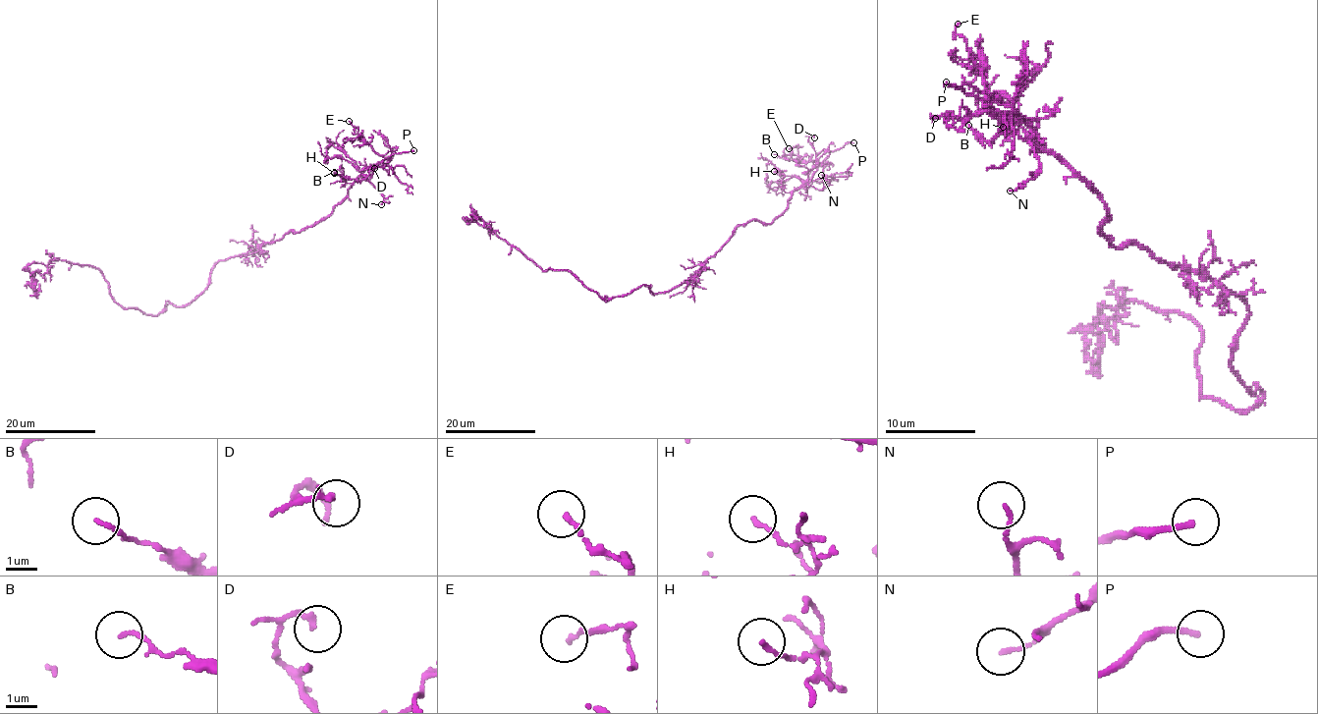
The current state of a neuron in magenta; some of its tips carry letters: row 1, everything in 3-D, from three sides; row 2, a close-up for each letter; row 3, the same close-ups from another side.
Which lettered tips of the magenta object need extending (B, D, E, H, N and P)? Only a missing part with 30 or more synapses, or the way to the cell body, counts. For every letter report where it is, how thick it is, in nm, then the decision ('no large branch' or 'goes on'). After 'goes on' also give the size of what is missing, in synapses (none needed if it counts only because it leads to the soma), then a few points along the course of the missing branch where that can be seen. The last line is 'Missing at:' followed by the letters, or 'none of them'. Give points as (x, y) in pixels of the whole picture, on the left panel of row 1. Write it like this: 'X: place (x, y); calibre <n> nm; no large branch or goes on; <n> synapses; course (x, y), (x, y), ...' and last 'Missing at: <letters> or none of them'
B: place (334, 172); calibre 120 nm; no large branch
D: place (374, 168); calibre 200 nm; no large branch
E: place (349, 121); calibre 140 nm; no large branch
H: place (334, 173); calibre 150 nm; no large branch
N: place (381, 204); calibre 120 nm; no large branch
P: place (413, 150); calibre 170 nm; goes on
Missing at: P

